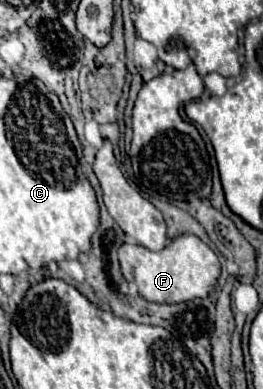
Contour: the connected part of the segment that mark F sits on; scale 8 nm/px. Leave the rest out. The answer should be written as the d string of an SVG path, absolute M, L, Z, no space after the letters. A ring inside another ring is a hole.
M180 234L170 238L168 244L158 252L152 252L138 244L122 244L118 250L118 262L122 276L138 288L138 294L158 304L206 298L220 276L218 256L208 244L192 234Z

